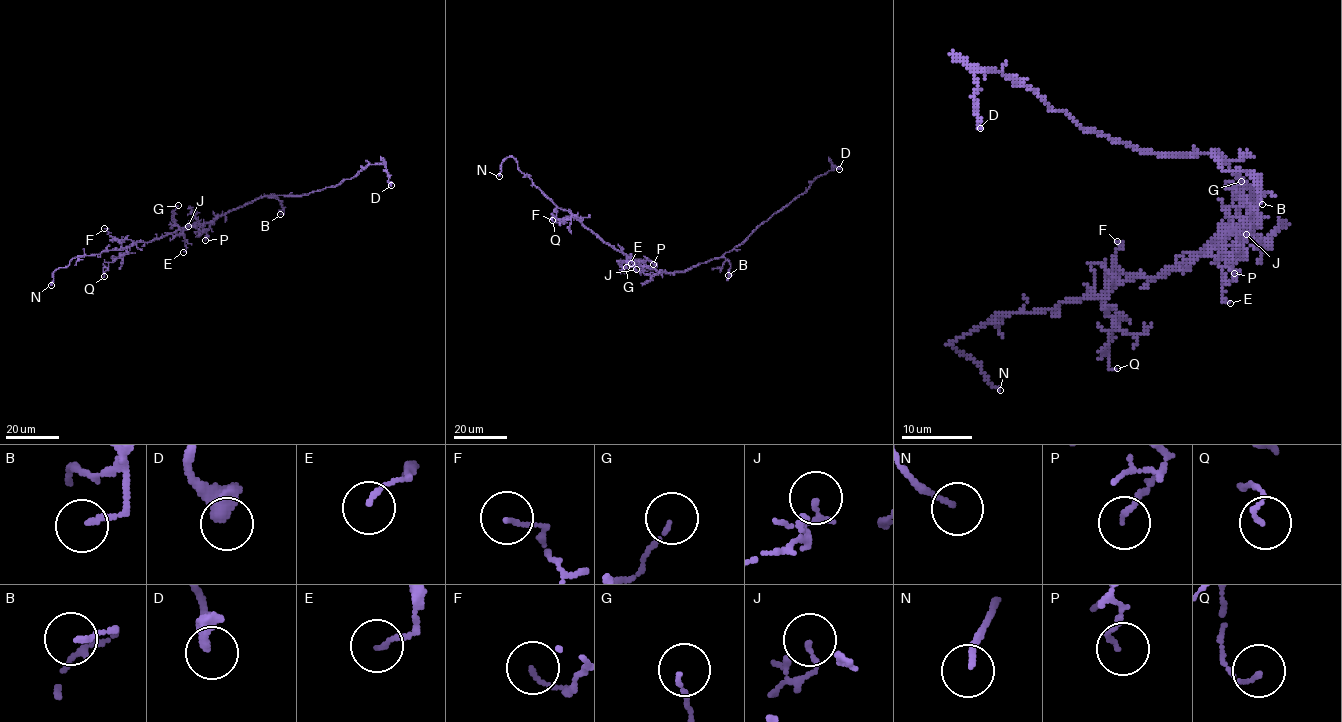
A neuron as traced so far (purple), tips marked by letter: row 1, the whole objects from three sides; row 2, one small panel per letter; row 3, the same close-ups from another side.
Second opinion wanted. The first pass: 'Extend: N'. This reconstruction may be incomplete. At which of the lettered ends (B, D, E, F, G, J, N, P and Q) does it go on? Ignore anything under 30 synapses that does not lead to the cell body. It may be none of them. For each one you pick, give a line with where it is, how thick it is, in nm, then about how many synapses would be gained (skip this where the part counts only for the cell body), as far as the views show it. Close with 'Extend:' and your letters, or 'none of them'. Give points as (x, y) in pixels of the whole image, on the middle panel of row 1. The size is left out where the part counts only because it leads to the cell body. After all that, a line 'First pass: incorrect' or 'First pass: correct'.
N: at (499, 176); 140 nm thick
Extend: N
First pass: correct

